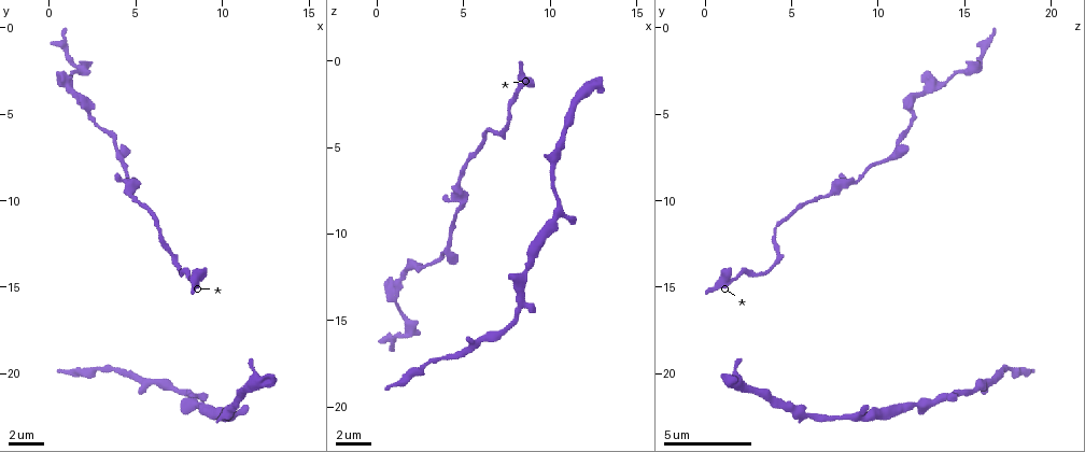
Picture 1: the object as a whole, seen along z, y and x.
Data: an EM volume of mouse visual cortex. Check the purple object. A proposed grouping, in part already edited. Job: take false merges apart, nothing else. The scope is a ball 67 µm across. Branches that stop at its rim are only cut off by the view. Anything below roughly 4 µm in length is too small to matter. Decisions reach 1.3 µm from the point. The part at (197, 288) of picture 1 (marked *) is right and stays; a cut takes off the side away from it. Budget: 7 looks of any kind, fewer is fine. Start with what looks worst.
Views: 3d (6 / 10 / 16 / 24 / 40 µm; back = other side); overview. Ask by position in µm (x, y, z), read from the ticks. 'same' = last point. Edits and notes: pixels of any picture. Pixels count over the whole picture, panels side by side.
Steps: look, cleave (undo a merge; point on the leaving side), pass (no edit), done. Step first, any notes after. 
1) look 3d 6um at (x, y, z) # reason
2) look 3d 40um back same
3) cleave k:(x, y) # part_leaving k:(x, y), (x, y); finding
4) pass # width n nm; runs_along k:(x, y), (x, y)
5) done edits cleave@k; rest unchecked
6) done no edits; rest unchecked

look 3d 16um at (8.3, 21.3, 14.0) # sudden change in width

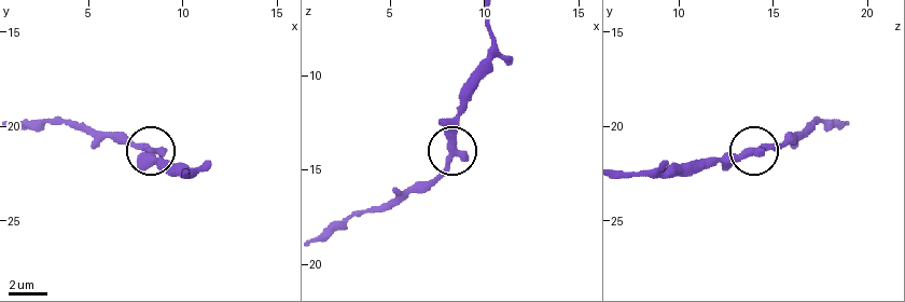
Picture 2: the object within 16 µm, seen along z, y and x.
pass # continuous, no second neuron

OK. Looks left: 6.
look 3d 10um at (4.7, 8.8, 8.6) # sudden change in width

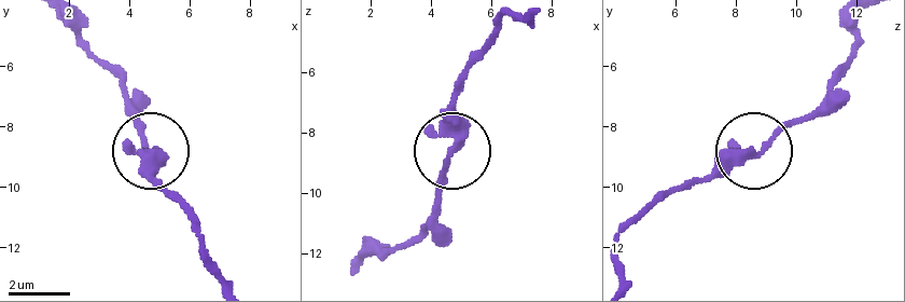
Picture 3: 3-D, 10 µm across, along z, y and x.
pass # one neuron here

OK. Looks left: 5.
look 3d 6um at (10.5, 22.4, 8.7) # three-way junction

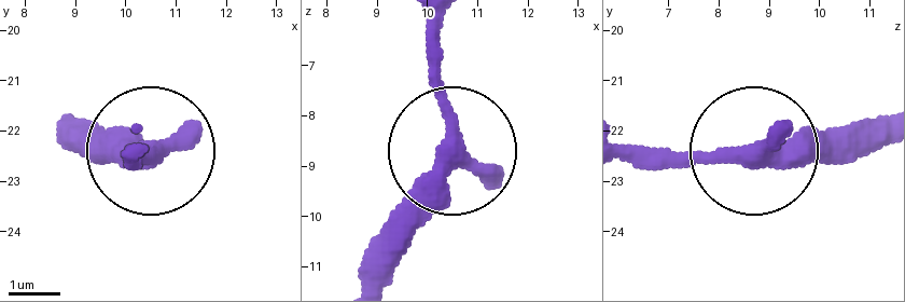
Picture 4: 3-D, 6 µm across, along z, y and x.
look 3d 6um back at (10.45, 22.50, 8.65)

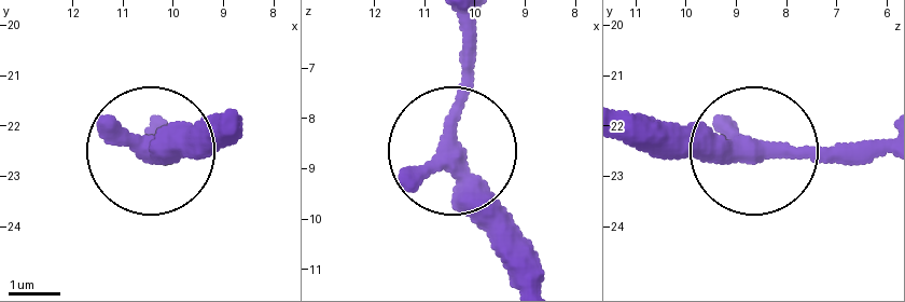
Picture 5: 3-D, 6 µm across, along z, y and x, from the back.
pass # arms 3; all the same neuron

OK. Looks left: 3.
look 3d 16um at (1.1, 2.9, 14.0) # thin neck

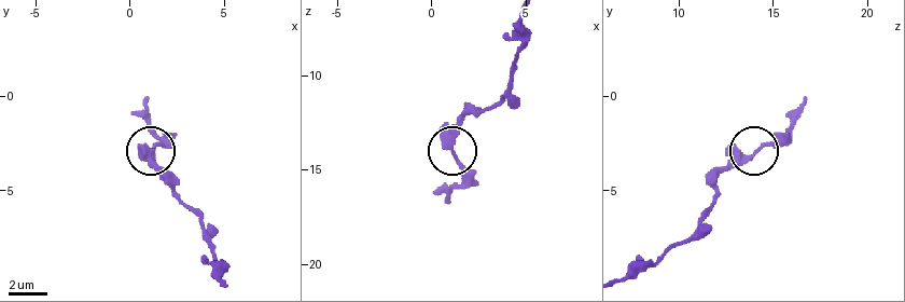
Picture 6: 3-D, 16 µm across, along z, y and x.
pass # runs_along 6:(623, 279), (662, 260), (695, 231), (724, 173), (785, 136); all the same neuron

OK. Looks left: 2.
done no edits; rest unchecked

